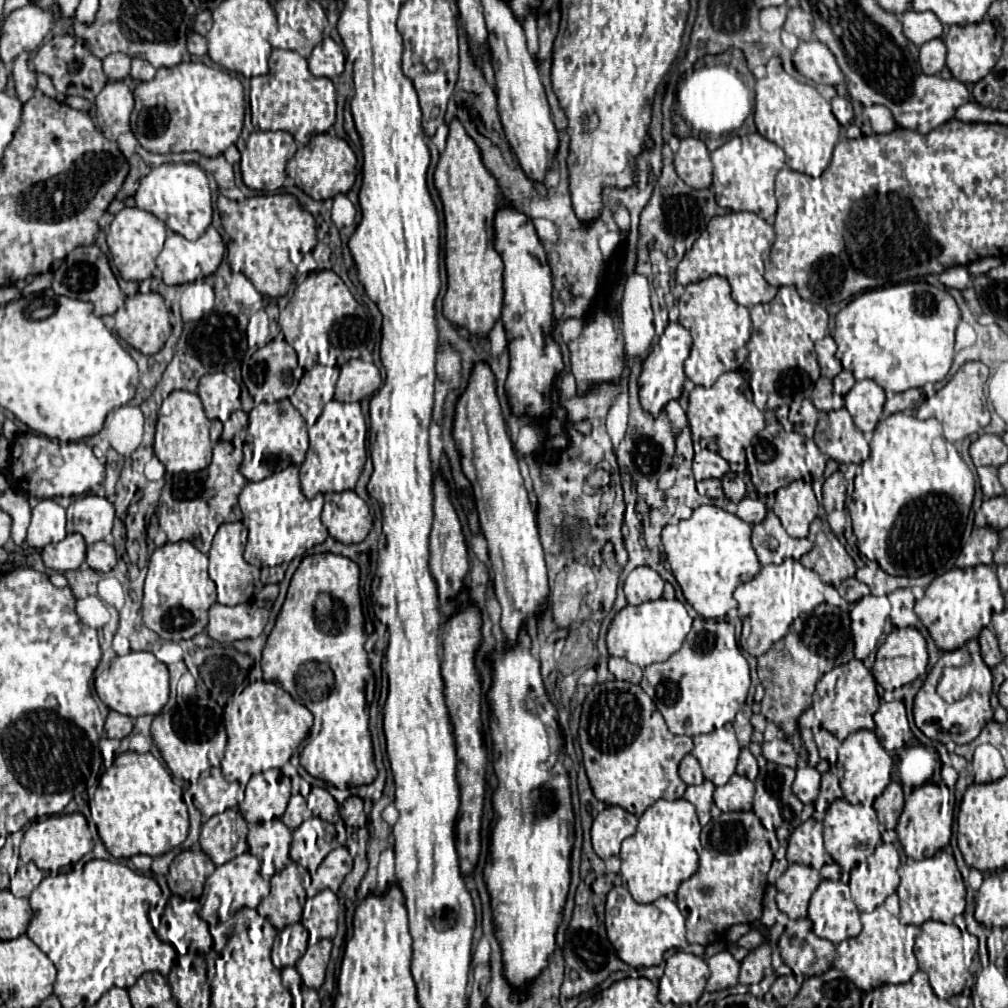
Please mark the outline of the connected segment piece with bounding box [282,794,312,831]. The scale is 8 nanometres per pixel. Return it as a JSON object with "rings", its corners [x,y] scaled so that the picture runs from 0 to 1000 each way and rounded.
{"rings":[[[299,788],[290,789],[288,791],[288,797],[286,797],[286,803],[280,811],[280,814],[284,816],[284,820],[288,824],[292,824],[298,816],[310,811],[310,806],[306,803],[304,793]]]}

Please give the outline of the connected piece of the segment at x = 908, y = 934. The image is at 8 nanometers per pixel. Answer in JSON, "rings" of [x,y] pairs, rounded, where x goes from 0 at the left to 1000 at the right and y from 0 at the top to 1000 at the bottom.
{"rings":[[[883,888],[875,898],[871,898],[867,904],[863,906],[855,906],[853,912],[855,912],[855,924],[853,928],[849,930],[843,930],[841,934],[841,939],[833,939],[829,941],[829,951],[827,953],[827,959],[833,963],[839,965],[839,969],[855,983],[865,983],[873,977],[881,977],[881,975],[901,975],[905,971],[905,967],[911,963],[911,955],[909,955],[909,949],[907,946],[908,931],[913,926],[913,921],[907,918],[895,918],[893,912],[891,912],[891,906],[893,906],[893,900],[891,900],[891,888]]]}

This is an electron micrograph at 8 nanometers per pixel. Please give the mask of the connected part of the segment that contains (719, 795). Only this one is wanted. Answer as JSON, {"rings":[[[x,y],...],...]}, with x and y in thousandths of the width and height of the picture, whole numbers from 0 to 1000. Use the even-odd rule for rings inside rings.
{"rings":[[[726,769],[724,775],[708,785],[708,797],[714,805],[744,805],[748,795],[748,777],[736,769]]]}

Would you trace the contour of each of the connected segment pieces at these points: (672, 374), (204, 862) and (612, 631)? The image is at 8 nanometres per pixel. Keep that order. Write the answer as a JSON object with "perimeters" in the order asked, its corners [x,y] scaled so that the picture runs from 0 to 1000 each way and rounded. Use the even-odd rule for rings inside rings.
{"perimeters":[[[[665,320],[653,338],[653,344],[649,344],[645,352],[639,356],[633,378],[635,378],[635,402],[643,412],[653,414],[663,398],[675,396],[681,378],[679,358],[685,352],[685,344],[687,344],[685,330],[675,320]]],[[[187,842],[173,850],[167,866],[167,880],[183,892],[196,892],[204,870],[212,864],[212,856],[198,842]]],[[[651,594],[631,602],[621,600],[607,614],[607,620],[601,628],[601,642],[605,650],[619,652],[625,658],[639,664],[647,658],[661,656],[665,650],[669,650],[677,642],[685,622],[687,622],[687,612],[683,610],[681,602],[673,594],[667,594],[667,596]]]]}

